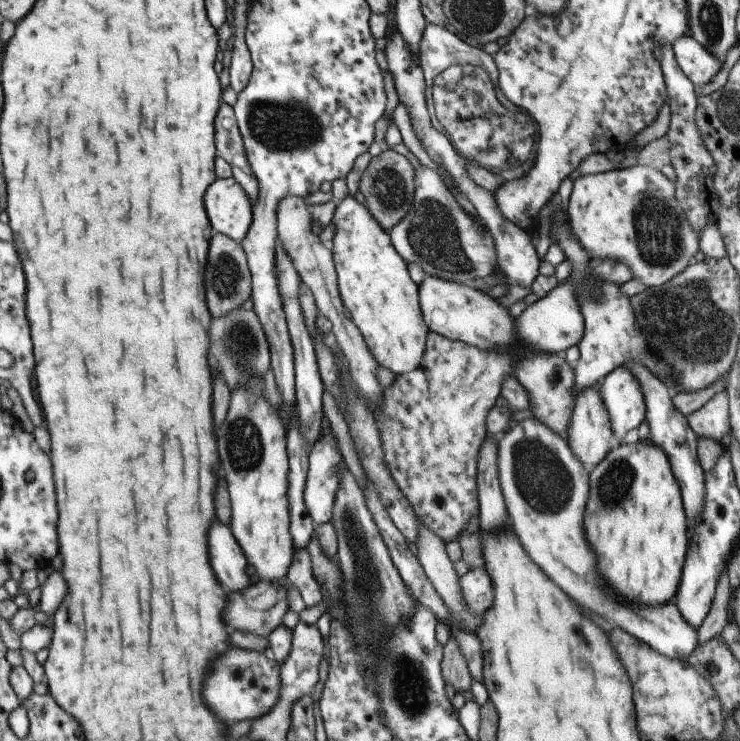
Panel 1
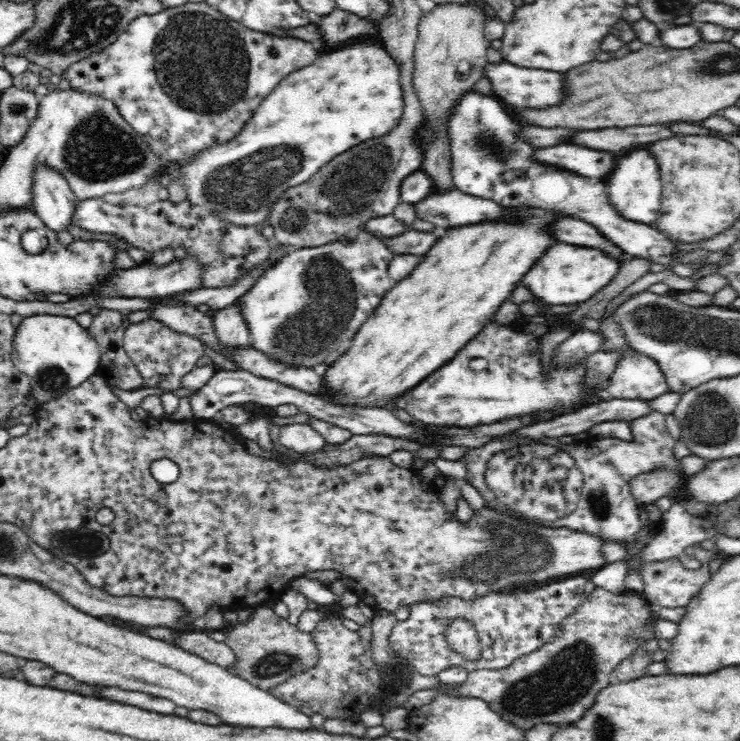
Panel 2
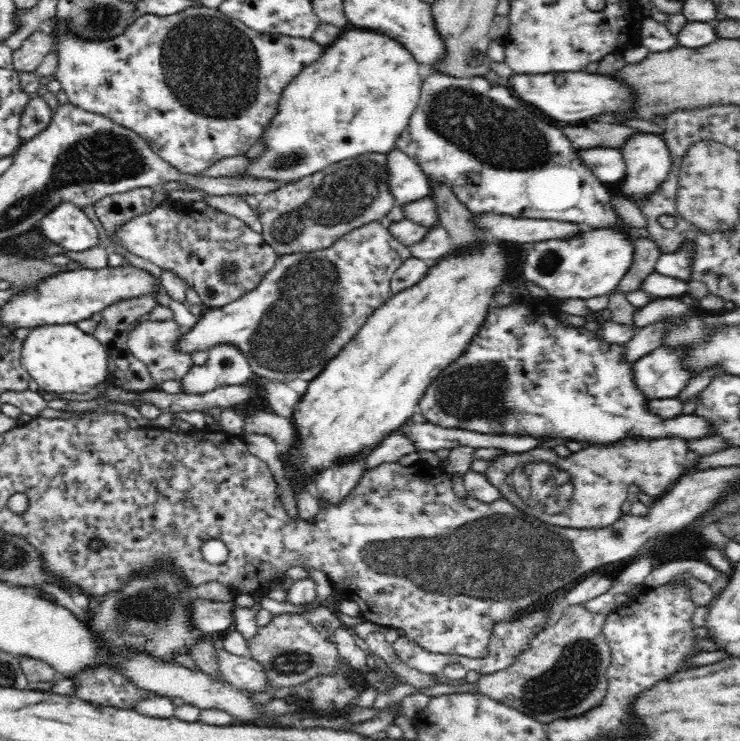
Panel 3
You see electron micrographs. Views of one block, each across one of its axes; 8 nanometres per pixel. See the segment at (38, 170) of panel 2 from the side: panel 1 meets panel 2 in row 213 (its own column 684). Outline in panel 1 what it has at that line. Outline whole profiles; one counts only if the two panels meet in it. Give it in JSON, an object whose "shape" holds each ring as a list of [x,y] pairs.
{"shape":[[[690,35],[678,38],[671,45],[682,72],[697,87],[709,84],[712,78],[722,70],[723,65],[720,64],[720,60],[704,44],[700,44]]]}

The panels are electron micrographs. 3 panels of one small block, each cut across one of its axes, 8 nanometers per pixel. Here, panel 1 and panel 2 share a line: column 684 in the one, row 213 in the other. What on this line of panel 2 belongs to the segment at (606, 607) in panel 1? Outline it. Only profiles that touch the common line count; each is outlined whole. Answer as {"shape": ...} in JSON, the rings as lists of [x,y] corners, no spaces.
{"shape":[[[631,150],[624,158],[618,160],[606,182],[608,199],[616,207],[620,217],[650,225],[661,212],[662,181],[658,161],[649,150]]]}

